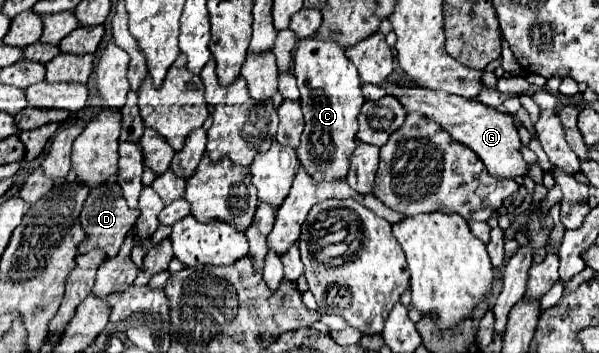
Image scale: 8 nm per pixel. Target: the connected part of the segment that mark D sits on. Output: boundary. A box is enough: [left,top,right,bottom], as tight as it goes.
[79,182,139,258]

